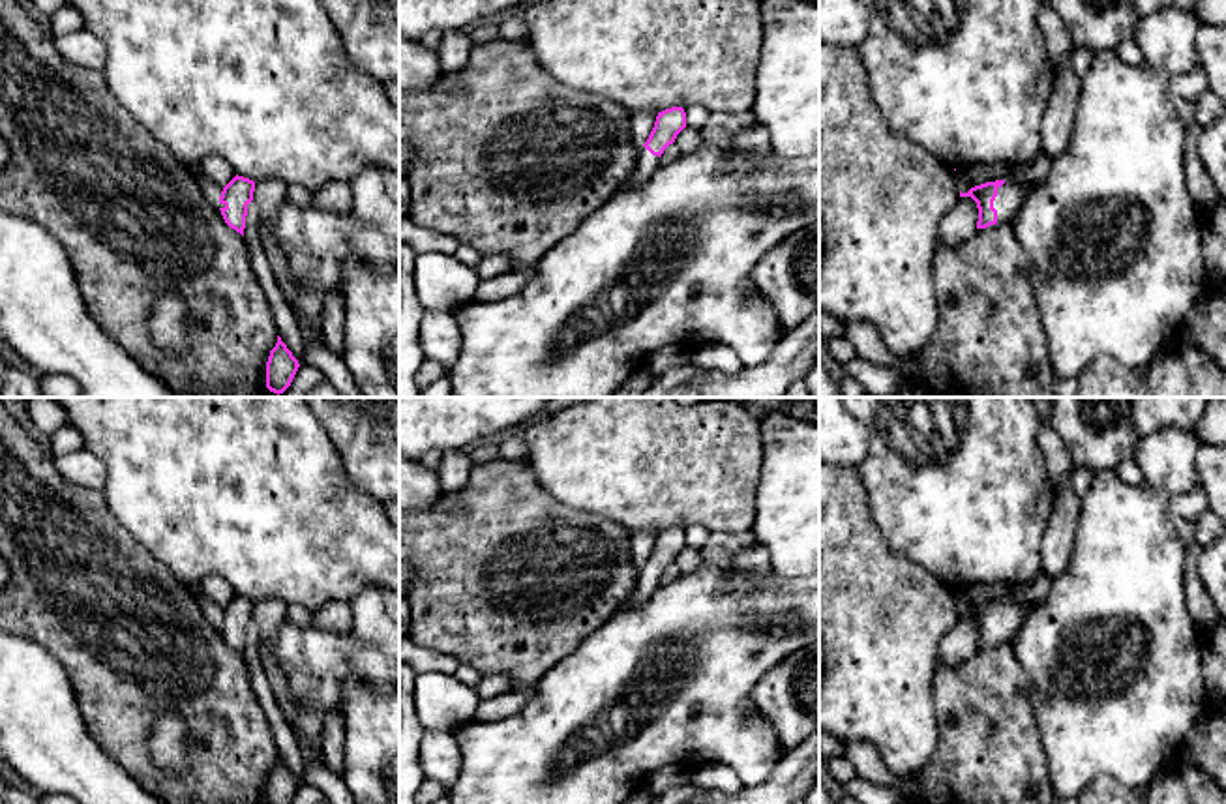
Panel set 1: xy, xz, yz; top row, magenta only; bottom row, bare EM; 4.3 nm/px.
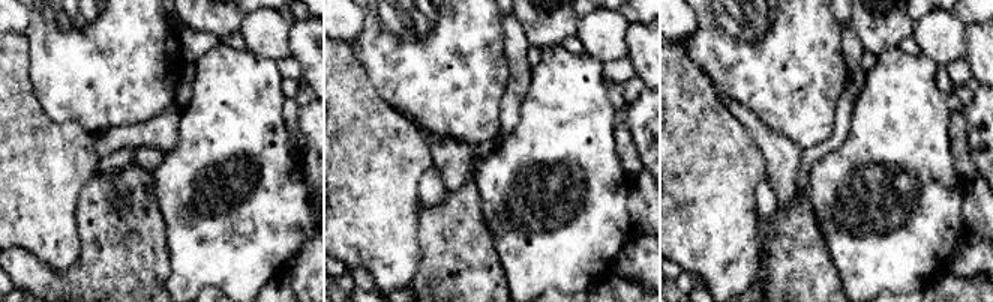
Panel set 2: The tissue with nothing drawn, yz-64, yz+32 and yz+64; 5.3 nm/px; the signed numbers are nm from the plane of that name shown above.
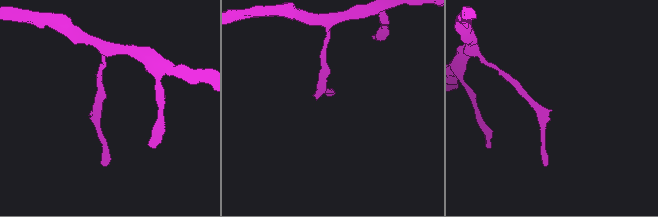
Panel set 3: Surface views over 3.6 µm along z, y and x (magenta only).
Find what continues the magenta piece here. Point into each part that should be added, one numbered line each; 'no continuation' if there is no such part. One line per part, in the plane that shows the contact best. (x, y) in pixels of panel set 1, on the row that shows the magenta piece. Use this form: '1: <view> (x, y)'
1: yz (1011, 195)

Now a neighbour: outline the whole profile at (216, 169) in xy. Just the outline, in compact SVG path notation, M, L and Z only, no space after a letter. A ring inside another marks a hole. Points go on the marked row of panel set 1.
M206 157L195 169L221 189L236 176L221 157Z

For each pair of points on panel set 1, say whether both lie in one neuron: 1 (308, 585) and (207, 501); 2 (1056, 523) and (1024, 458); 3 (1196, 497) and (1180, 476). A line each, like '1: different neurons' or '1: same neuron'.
1: same neuron
2: different neurons
3: different neurons

